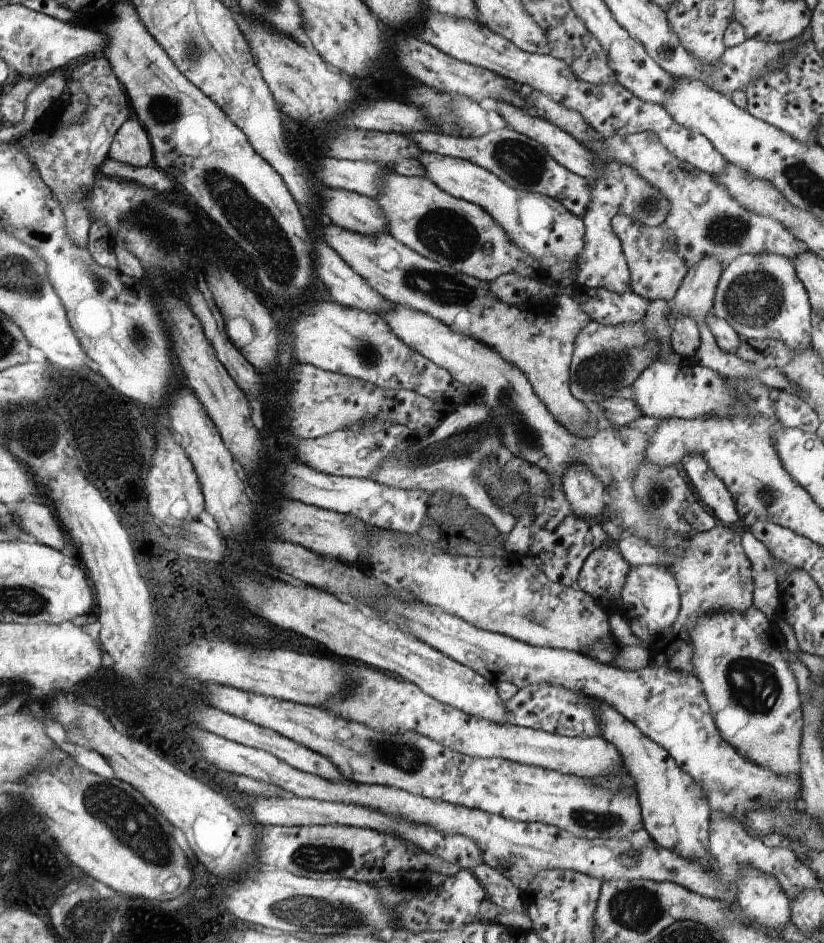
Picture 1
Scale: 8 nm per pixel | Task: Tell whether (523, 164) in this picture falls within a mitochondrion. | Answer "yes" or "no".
yes

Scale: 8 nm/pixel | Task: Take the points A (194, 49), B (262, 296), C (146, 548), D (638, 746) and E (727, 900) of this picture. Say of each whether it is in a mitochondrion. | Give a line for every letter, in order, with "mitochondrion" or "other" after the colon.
A: mitochondrion
B: other
C: other
D: other
E: other

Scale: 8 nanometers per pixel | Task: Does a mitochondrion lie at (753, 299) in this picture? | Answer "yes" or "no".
yes

